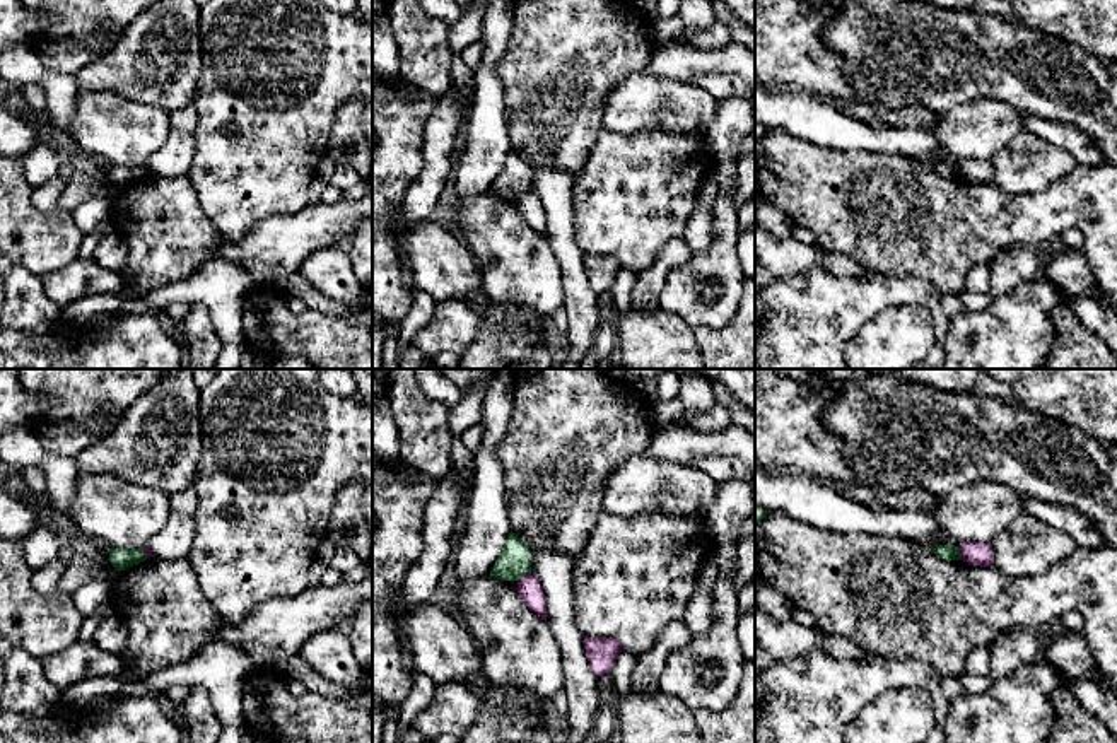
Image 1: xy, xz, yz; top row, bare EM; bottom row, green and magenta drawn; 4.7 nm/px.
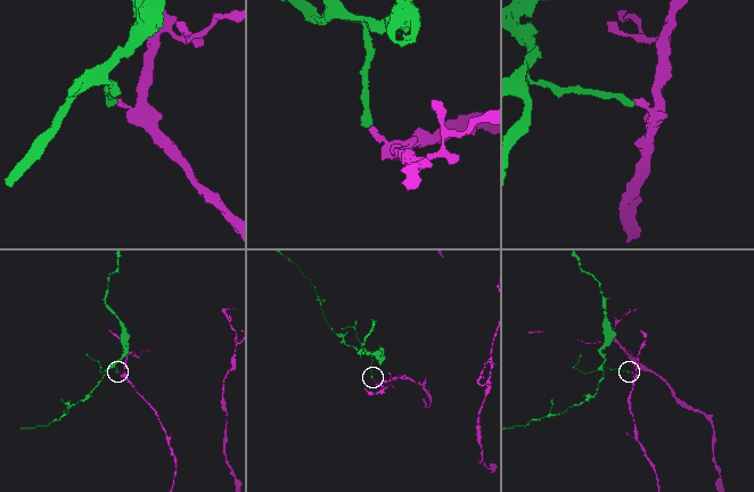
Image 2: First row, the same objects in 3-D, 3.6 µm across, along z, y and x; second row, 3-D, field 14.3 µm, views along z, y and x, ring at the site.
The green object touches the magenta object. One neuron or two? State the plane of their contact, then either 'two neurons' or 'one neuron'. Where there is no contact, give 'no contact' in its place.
meets green in xz; two neurons

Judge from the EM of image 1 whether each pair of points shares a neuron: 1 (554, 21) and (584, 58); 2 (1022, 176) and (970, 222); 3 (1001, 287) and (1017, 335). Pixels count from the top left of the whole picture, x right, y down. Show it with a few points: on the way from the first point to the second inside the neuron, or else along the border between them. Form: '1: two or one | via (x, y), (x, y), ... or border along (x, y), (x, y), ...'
1: one | via (562, 29), (576, 50)
2: two | border along (993, 185), (1013, 193), (1034, 193), (1046, 187)
3: two | border along (1034, 279), (993, 299)

